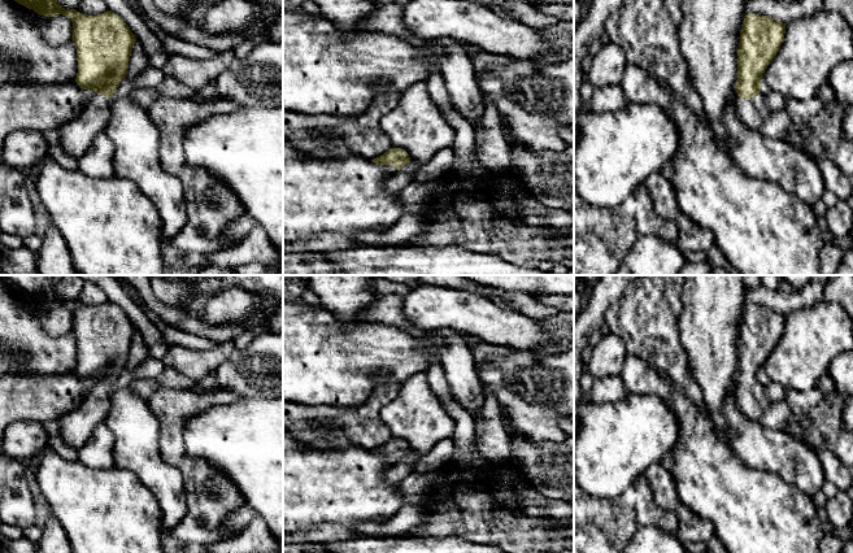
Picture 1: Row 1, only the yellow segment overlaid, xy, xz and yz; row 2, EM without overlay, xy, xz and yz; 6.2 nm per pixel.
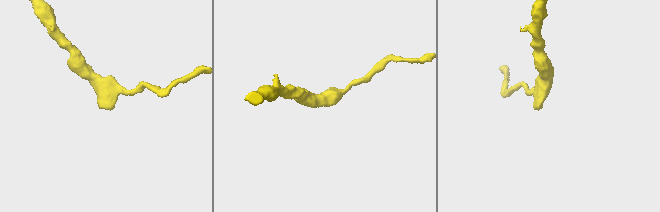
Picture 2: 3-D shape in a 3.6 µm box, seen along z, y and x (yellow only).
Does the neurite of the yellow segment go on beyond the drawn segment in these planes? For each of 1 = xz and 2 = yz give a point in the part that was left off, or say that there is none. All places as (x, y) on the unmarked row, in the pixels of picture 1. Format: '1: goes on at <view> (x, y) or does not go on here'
1: goes on at xz (388, 458)
2: goes on at yz (752, 404)

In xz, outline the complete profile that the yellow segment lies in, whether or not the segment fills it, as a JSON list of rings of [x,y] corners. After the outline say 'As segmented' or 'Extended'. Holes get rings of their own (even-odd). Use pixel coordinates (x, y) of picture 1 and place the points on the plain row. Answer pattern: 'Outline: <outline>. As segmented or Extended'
Outline: [[[391,439],[384,445],[371,450],[374,454],[380,454],[386,462],[393,463],[402,460],[410,453],[410,448],[406,441],[401,439]]]. Extended

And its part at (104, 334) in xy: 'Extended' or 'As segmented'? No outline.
Extended

